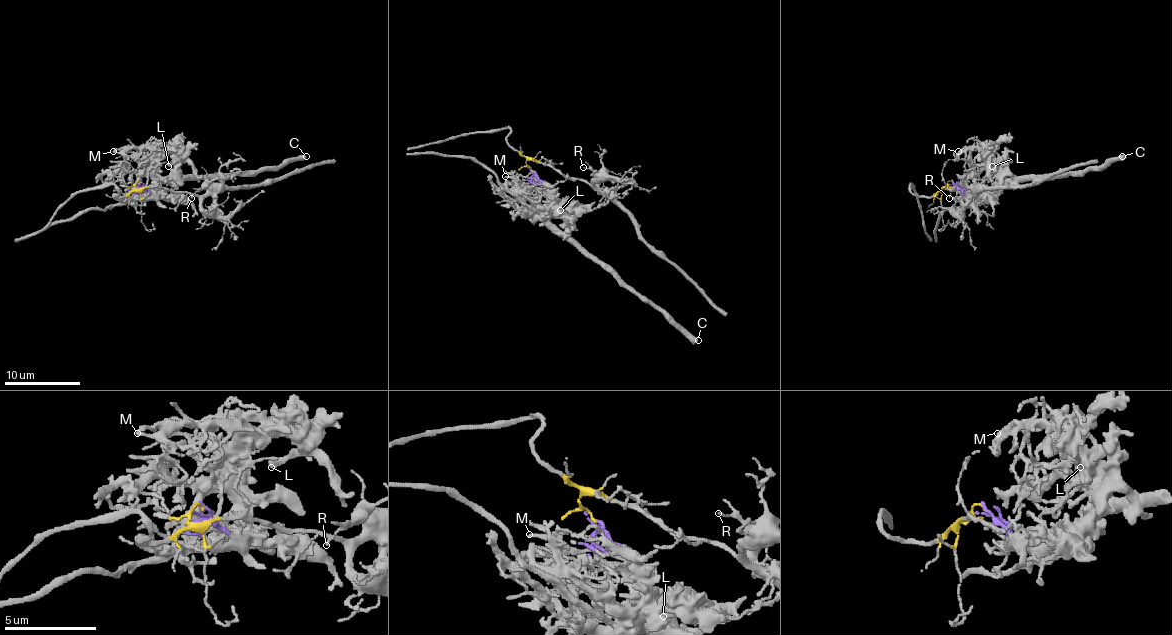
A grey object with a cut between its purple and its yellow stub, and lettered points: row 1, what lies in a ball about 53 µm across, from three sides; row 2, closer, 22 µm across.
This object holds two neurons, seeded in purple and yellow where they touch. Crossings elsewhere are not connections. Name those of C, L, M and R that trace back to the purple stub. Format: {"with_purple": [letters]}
{"with_purple": ["C", "L", "M"]}

